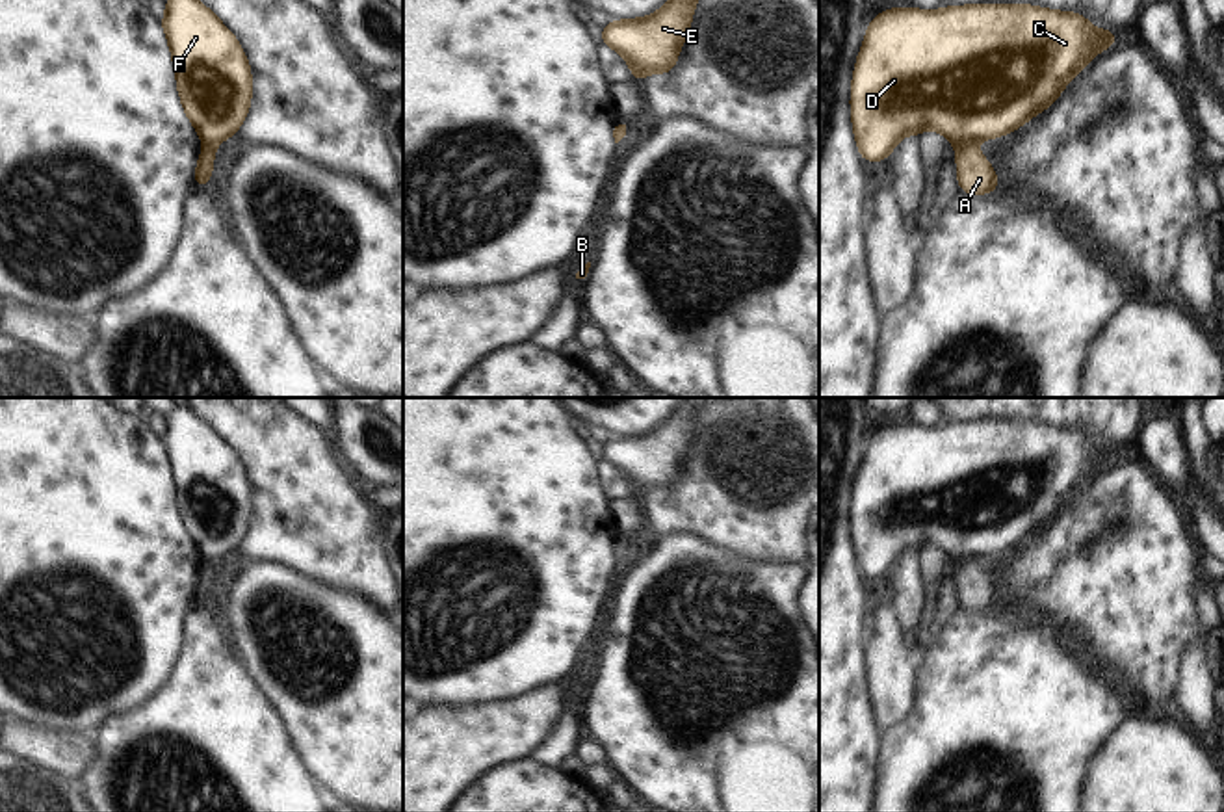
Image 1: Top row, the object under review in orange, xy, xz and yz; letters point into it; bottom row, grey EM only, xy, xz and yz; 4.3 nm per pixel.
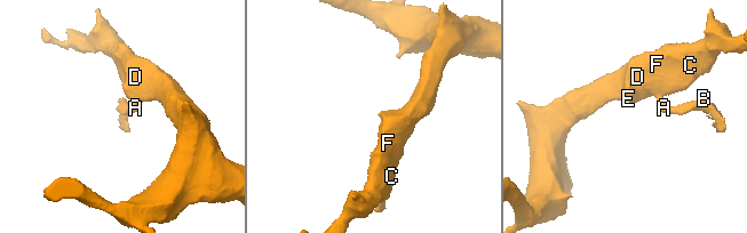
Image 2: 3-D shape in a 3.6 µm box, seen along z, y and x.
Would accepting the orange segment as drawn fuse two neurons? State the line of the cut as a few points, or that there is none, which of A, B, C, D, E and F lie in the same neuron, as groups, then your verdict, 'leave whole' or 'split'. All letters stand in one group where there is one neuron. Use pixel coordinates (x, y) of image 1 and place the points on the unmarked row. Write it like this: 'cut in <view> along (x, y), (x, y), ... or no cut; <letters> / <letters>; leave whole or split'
cut in yz along (970, 560), (957, 565); A B / C D E F; split

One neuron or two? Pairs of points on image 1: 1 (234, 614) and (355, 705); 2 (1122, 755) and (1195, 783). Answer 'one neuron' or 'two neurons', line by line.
1: one neuron
2: one neuron

